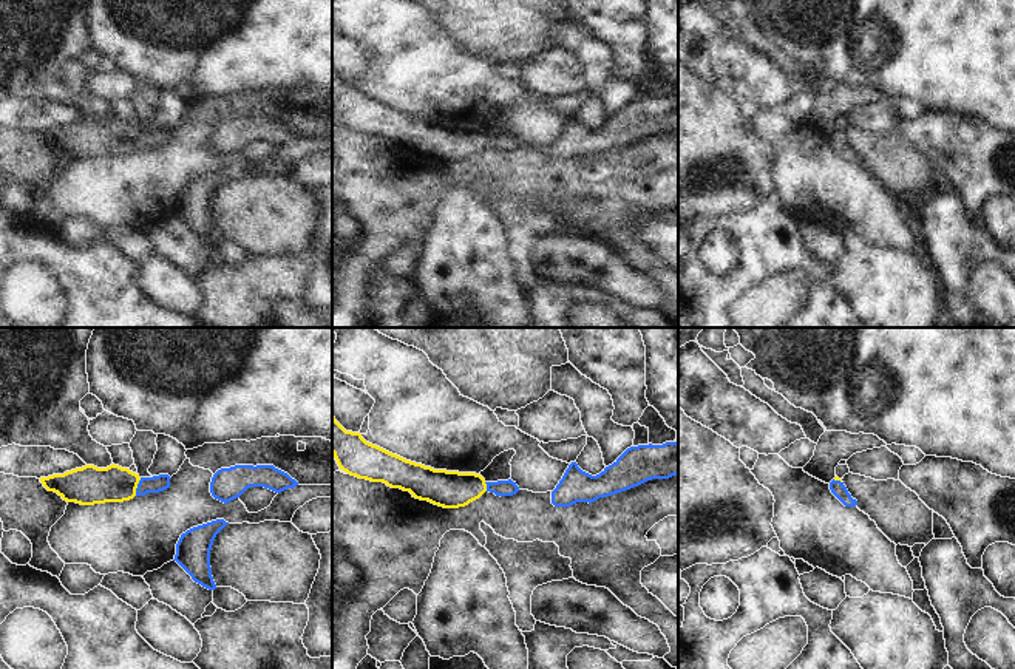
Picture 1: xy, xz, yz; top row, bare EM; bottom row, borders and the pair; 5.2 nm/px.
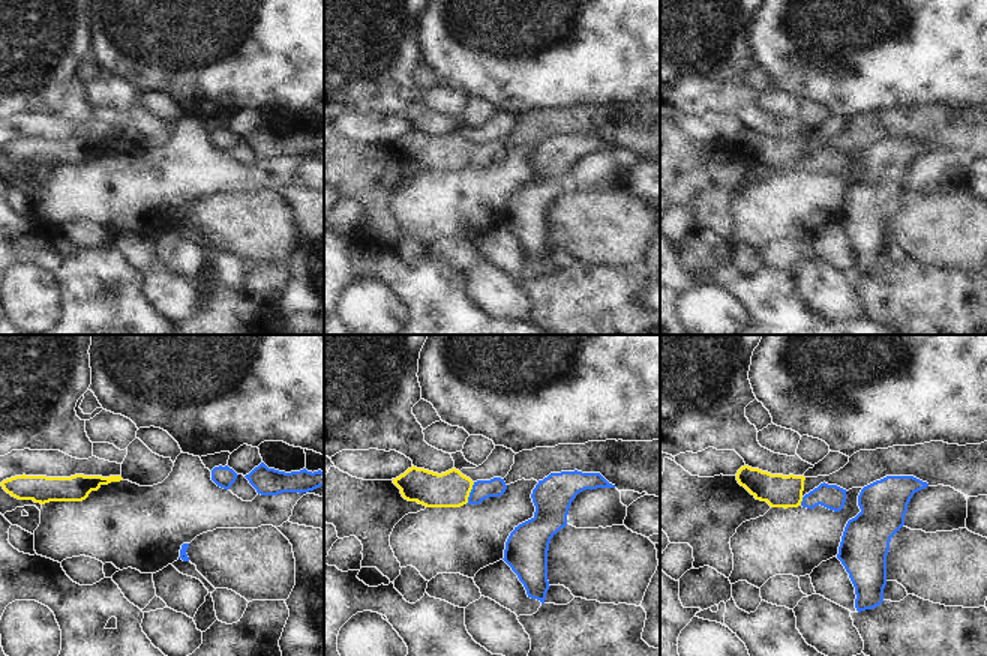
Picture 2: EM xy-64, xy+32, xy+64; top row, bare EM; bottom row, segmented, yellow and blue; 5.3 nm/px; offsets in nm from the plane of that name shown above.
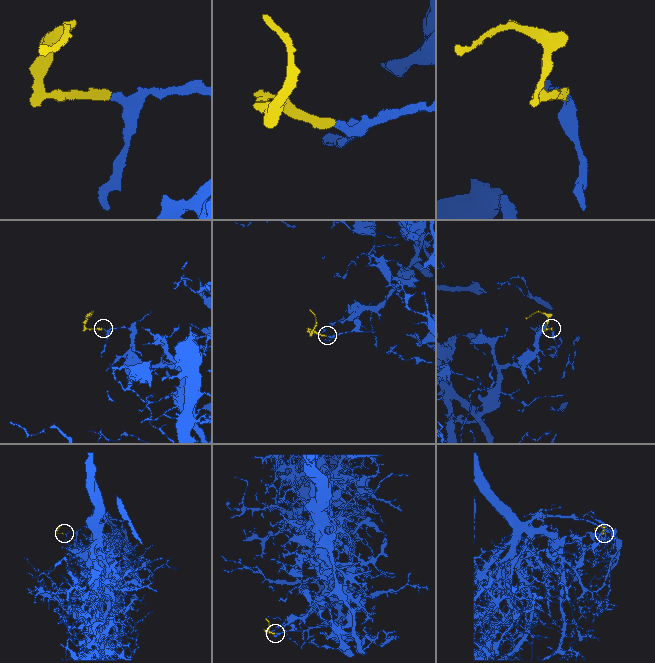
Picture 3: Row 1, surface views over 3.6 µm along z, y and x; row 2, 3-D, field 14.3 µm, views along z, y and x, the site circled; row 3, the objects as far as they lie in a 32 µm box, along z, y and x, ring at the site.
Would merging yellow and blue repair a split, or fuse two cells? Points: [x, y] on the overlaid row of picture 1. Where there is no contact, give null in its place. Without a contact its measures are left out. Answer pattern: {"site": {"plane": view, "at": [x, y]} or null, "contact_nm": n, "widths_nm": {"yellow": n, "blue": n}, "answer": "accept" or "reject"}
{"site": {"plane": "xy", "at": [136, 487]}, "contact_nm": 100, "widths_nm": {"yellow": 200, "blue": 90}, "answer": "accept"}

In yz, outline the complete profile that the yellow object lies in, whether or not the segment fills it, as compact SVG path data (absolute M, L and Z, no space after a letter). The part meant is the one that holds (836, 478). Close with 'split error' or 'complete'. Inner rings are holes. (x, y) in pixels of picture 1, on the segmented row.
M837 476L830 482L830 490L845 507L857 505L857 501L851 498L842 479Z; split error

